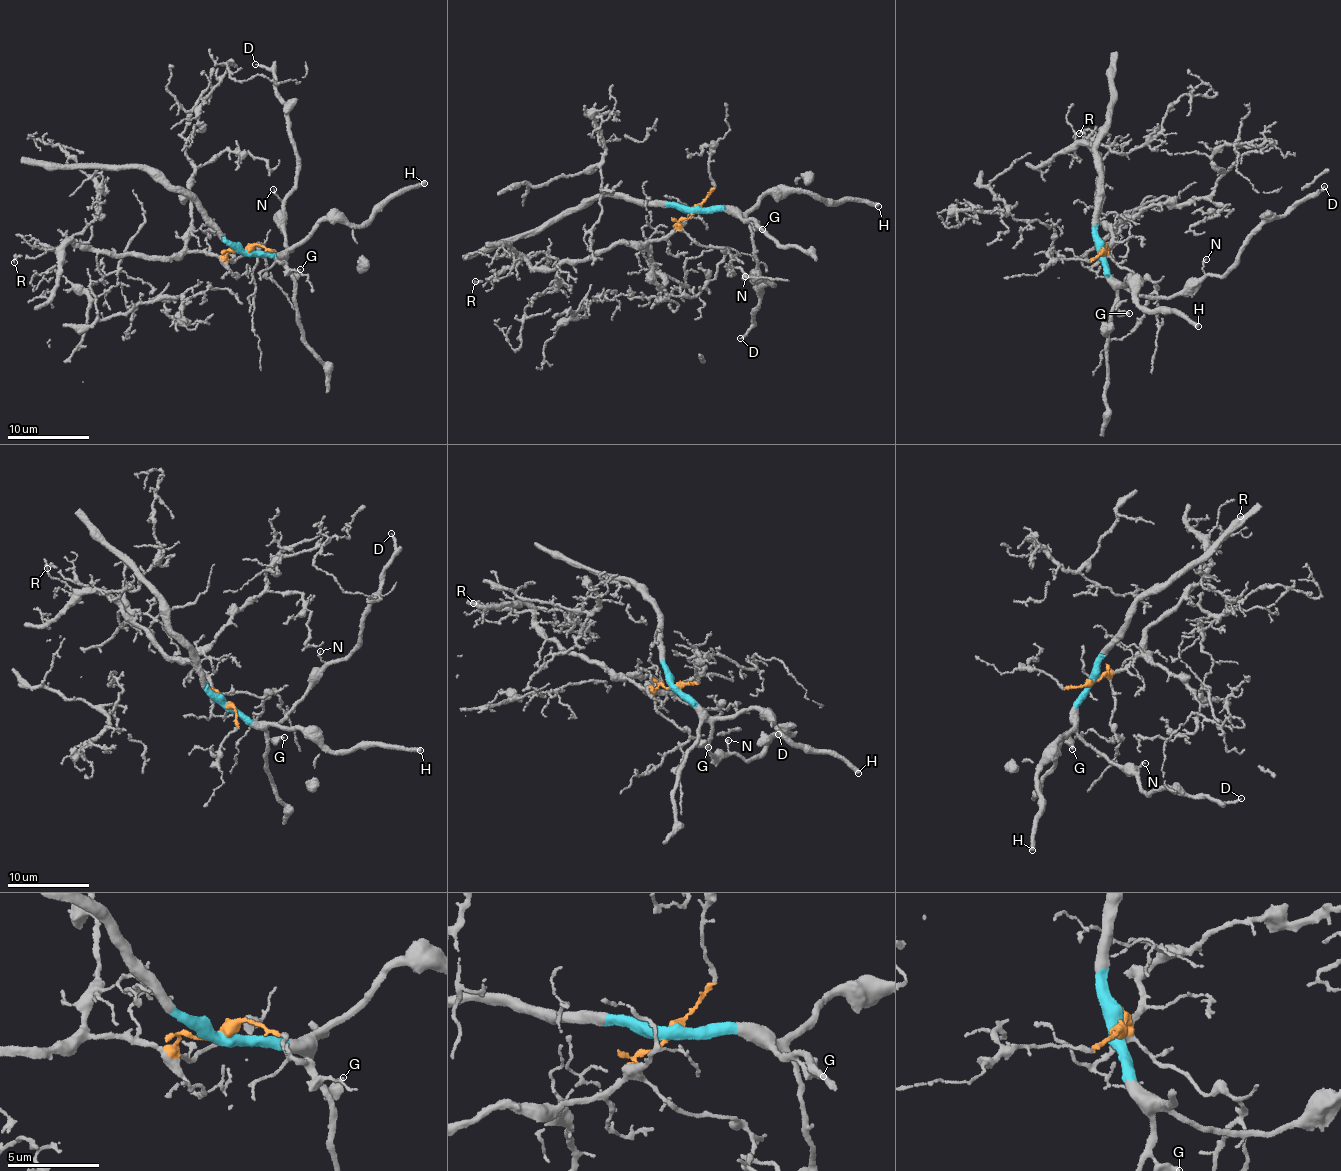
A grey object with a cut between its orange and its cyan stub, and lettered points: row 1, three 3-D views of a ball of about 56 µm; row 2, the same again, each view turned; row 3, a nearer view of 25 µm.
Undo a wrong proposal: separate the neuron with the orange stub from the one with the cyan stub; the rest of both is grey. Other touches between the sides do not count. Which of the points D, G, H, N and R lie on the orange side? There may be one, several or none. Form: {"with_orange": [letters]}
{"with_orange": ["R"]}

